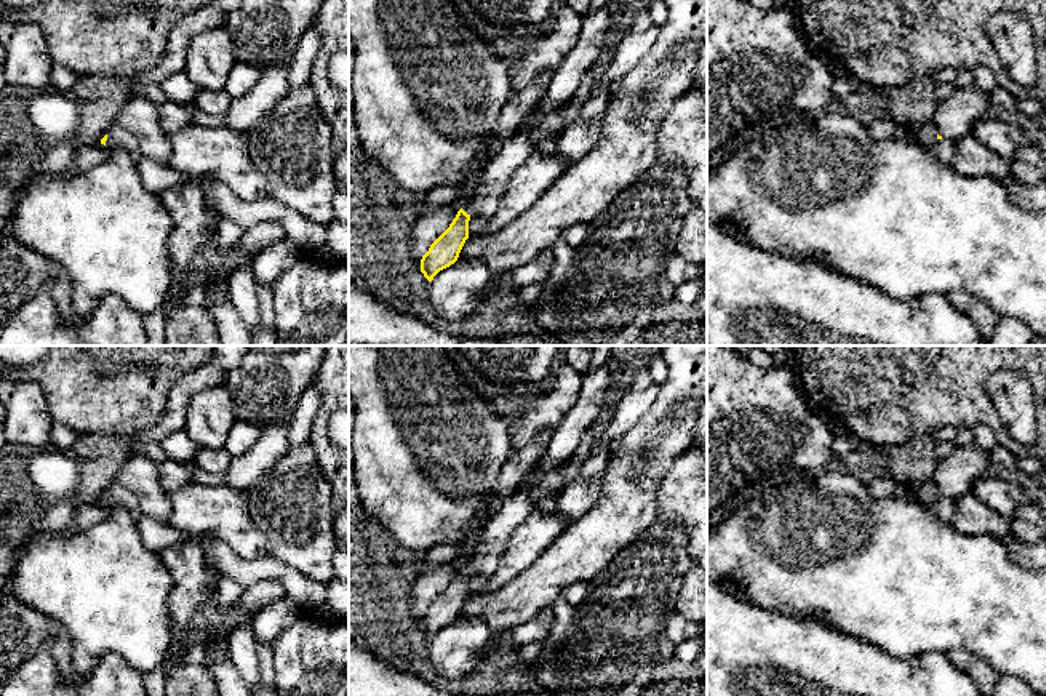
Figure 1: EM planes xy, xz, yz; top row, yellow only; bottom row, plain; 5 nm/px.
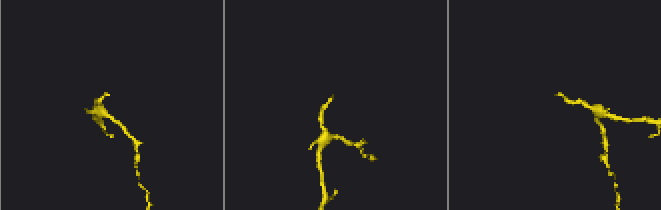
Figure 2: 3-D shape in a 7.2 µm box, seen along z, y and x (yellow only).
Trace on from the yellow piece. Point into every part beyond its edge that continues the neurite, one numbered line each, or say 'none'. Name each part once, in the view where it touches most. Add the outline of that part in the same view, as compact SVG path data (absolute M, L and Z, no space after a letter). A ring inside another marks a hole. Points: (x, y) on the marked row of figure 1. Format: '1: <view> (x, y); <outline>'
1: xy (117, 136); M117 123L110 125L107 131L106 146L110 149L112 147L125 149L133 157L134 162L141 157L141 149L136 136L131 131L118 126Z

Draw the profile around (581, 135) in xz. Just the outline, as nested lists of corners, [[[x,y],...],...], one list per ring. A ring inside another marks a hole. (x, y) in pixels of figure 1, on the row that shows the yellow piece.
[[[579,115],[557,136],[555,154],[565,162],[565,166],[579,162],[600,138],[603,117],[587,118]]]

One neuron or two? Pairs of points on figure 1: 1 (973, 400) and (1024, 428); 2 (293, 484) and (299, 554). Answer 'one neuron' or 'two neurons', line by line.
1: two neurons
2: one neuron

